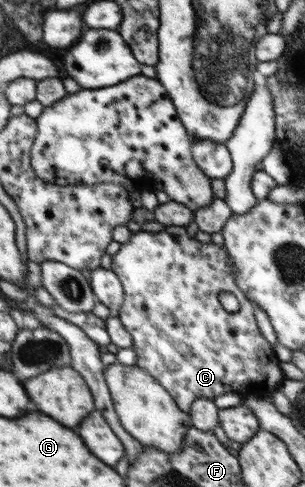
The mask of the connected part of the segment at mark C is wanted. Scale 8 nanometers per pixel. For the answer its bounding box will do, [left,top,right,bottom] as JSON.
[112,226,285,413]

